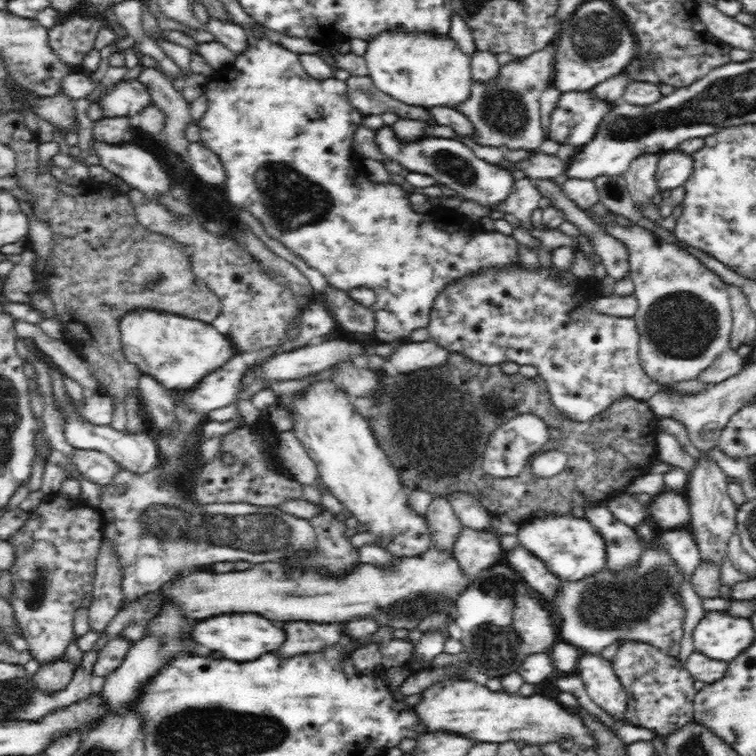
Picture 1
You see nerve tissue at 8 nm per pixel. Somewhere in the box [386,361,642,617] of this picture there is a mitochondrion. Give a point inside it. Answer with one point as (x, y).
(494, 586)

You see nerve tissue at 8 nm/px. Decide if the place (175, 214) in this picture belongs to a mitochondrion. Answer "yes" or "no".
no

